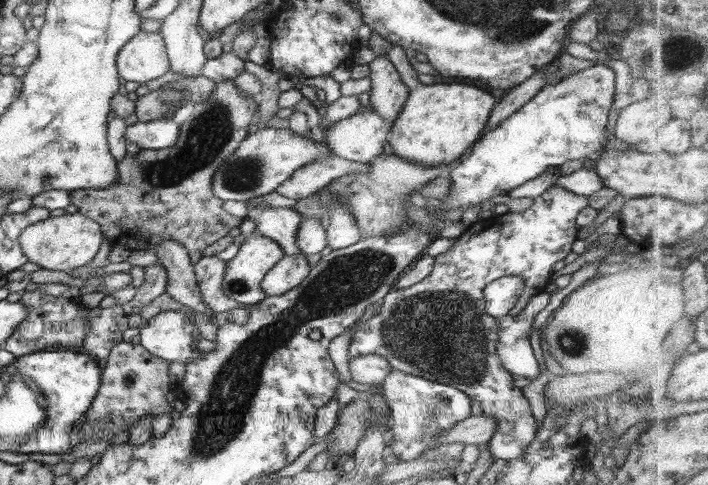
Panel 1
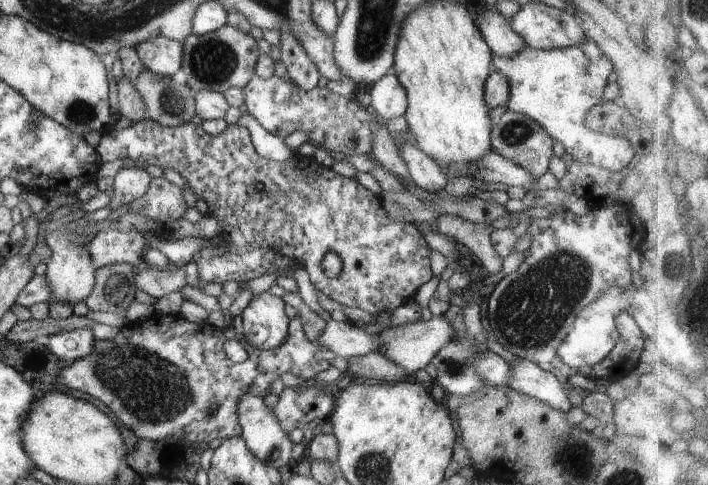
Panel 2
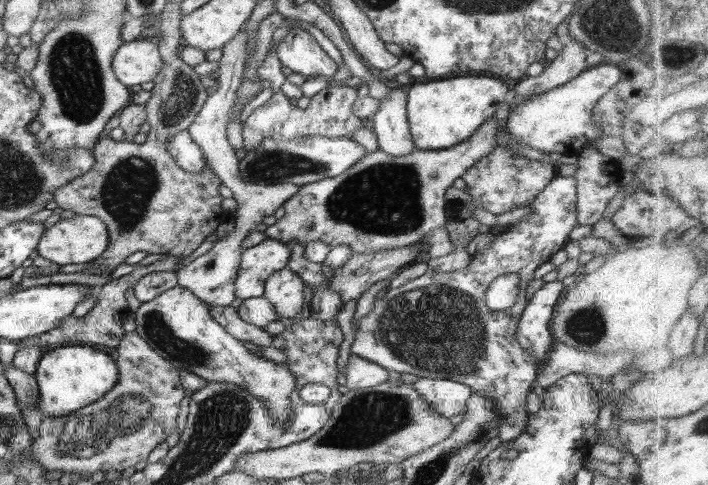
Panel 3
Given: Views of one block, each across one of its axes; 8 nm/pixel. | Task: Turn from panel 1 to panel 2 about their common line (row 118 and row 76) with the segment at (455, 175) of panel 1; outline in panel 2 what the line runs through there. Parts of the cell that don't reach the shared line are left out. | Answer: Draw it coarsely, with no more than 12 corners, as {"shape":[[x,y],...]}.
{"shape":[[586,38],[494,55],[508,110],[574,161],[612,171],[637,144],[584,126],[613,64]]}

